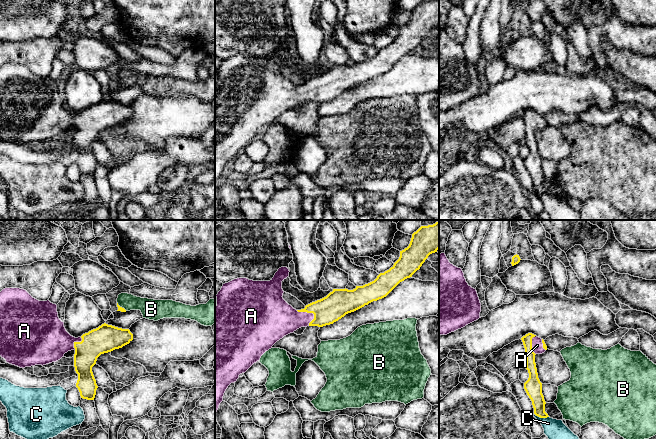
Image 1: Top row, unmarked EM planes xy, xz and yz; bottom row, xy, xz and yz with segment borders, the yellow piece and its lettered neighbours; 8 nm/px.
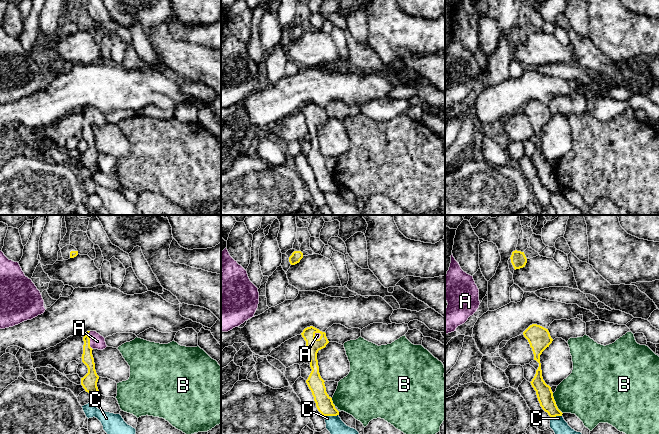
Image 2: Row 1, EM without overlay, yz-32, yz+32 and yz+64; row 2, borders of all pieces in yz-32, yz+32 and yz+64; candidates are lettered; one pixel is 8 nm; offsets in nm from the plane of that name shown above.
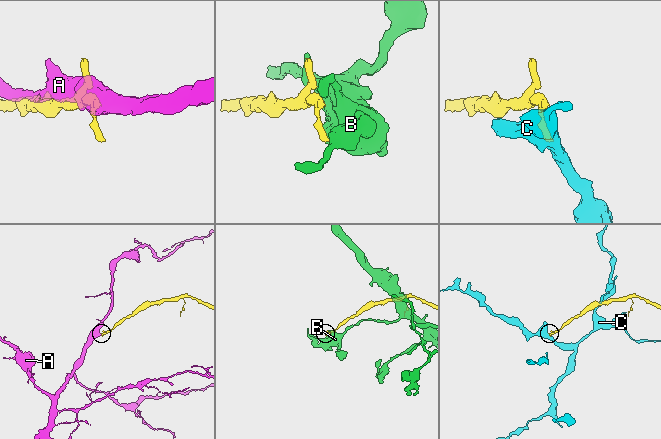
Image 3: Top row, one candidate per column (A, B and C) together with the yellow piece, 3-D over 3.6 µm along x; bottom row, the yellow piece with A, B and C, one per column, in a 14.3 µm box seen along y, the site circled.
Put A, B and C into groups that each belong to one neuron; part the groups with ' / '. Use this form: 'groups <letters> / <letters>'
groups A / B / C

